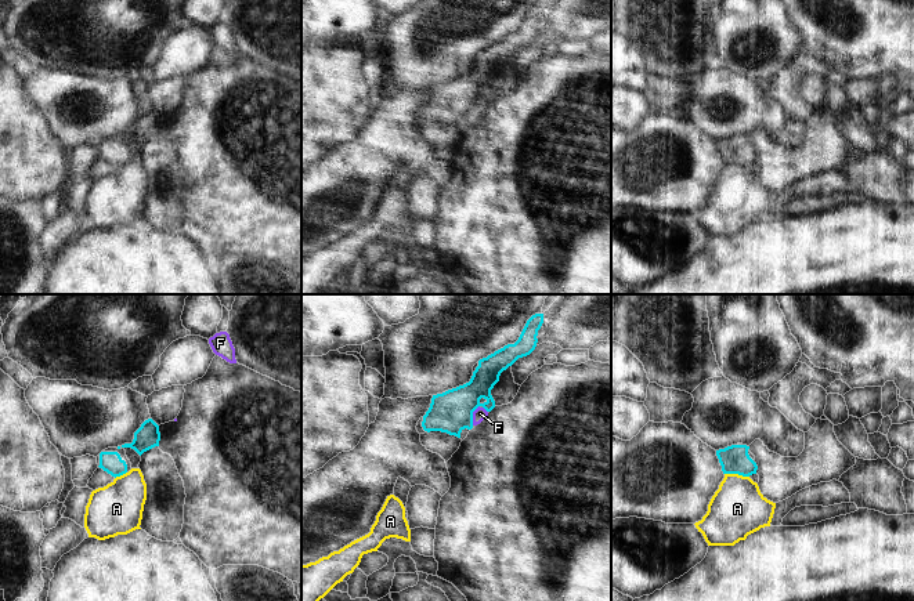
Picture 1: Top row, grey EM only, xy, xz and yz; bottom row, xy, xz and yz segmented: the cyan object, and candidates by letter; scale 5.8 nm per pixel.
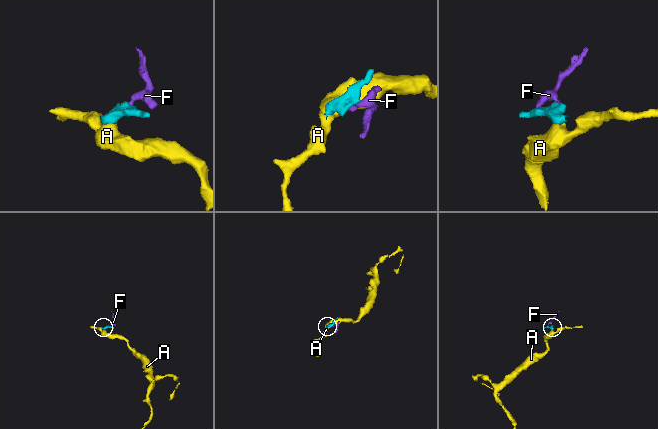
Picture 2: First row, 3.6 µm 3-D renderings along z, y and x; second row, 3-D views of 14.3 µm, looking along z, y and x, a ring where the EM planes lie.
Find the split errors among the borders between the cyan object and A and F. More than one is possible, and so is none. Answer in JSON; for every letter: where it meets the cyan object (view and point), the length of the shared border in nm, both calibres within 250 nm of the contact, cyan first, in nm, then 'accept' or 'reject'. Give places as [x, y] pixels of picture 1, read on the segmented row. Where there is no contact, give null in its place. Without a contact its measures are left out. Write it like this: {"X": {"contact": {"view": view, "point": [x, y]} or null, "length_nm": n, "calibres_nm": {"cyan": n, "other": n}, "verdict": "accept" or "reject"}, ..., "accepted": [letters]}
{"A": {"contact": {"view": "yz", "point": [737, 473]}, "length_nm": 150, "calibres_nm": {"cyan": 170, "other": 320}, "verdict": "reject"}, "F": {"contact": {"view": "xz", "point": [472, 415]}, "length_nm": 130, "calibres_nm": {"cyan": 240, "other": 80}, "verdict": "reject"}, "accepted": []}

